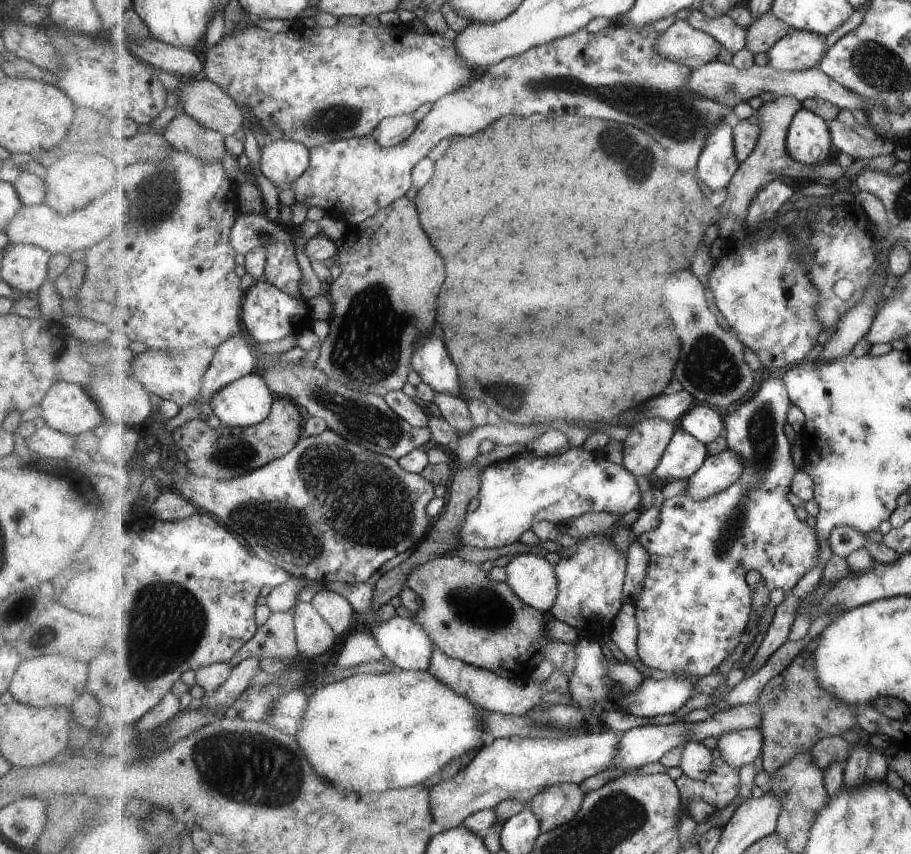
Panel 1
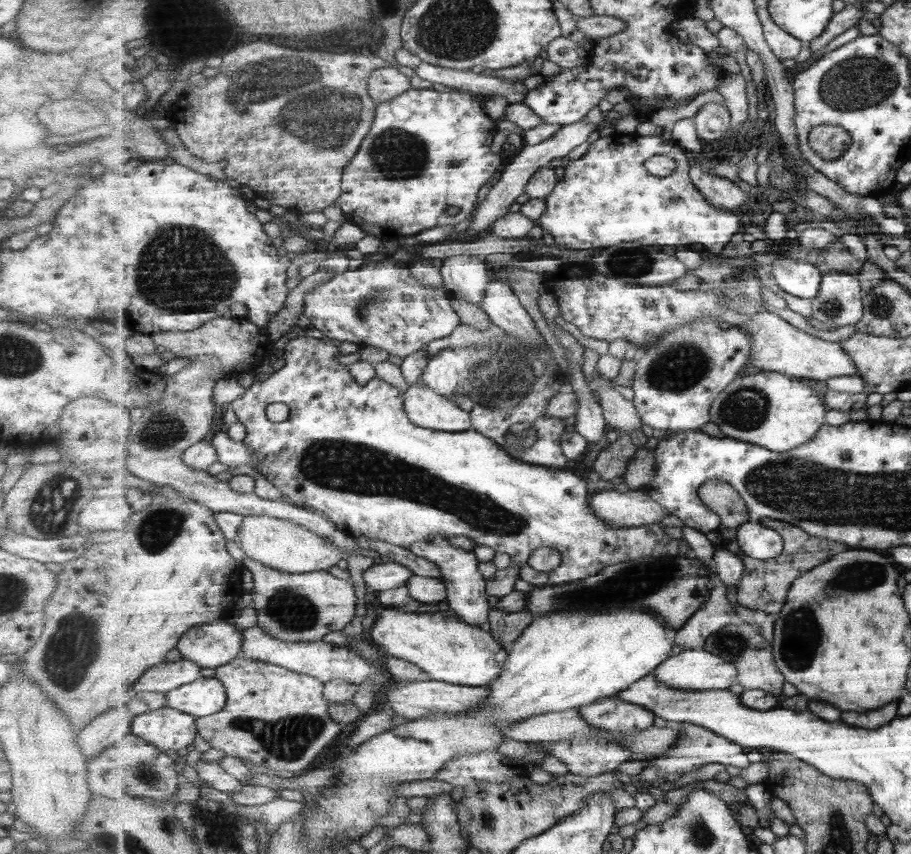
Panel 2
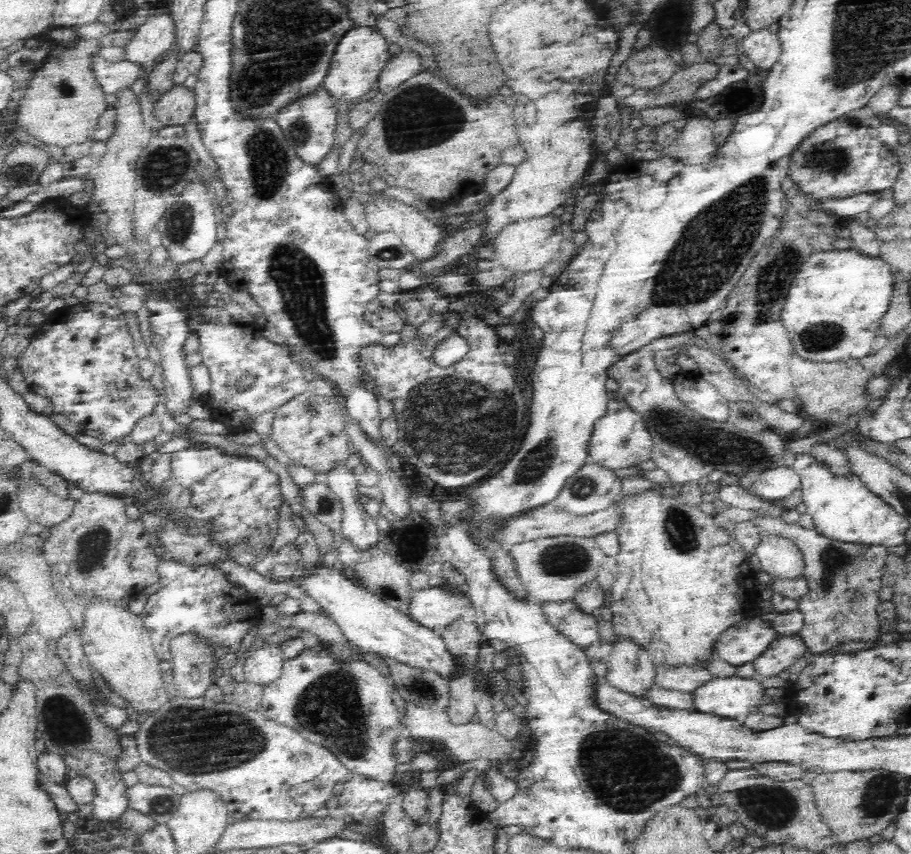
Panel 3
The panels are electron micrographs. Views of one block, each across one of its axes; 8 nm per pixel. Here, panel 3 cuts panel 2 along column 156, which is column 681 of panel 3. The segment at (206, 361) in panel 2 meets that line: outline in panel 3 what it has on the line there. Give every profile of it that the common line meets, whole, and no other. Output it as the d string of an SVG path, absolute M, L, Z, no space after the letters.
M681 333L653 340L642 346L642 348L613 362L607 370L608 379L618 399L628 403L632 410L638 411L638 414L646 419L646 427L652 433L653 438L651 459L653 466L662 468L664 472L667 472L670 480L678 486L689 482L705 483L706 477L712 470L722 470L727 475L727 479L746 483L749 478L762 476L770 469L778 468L776 467L776 458L782 458L782 456L788 454L788 440L784 435L772 428L766 428L760 432L738 430L727 420L714 426L682 402L676 396L672 381L662 376L660 371L656 369L656 359L674 351L674 346L679 346L681 342L687 341L695 335L700 335L700 333Z

